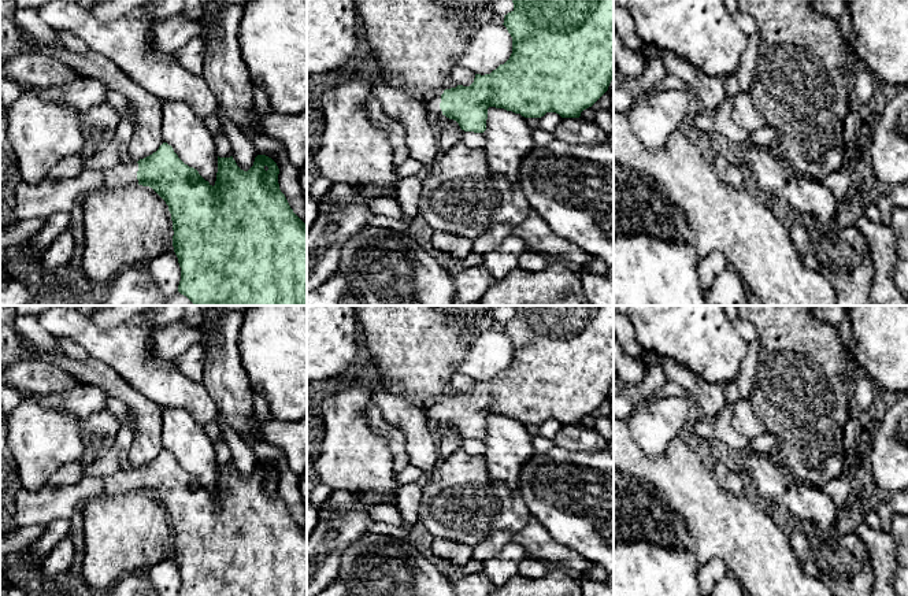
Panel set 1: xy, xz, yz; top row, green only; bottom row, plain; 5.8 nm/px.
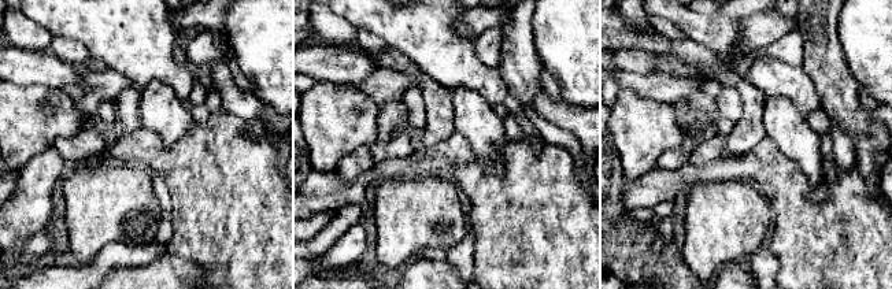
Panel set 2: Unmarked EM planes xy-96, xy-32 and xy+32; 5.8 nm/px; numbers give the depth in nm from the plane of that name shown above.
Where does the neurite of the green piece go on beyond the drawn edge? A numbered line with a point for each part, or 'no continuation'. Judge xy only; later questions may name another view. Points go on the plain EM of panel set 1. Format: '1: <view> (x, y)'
1: xy (41, 507)

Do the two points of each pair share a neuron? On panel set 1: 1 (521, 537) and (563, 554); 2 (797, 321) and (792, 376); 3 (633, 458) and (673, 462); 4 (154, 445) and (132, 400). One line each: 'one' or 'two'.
1: one
2: one
3: one
4: one

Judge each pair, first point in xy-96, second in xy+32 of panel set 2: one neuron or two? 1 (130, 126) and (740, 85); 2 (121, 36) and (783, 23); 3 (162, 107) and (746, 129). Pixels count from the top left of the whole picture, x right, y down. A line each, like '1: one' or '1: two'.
1: one
2: two
3: two

